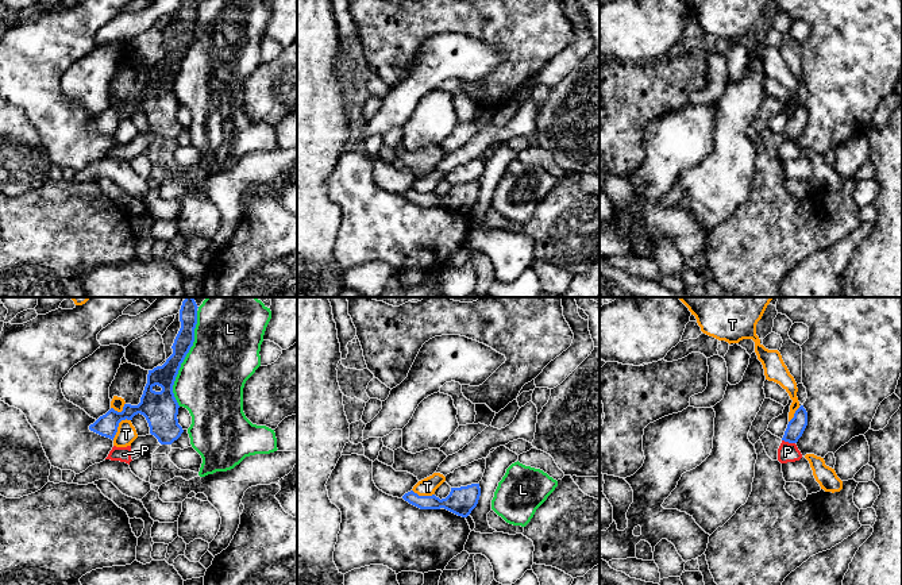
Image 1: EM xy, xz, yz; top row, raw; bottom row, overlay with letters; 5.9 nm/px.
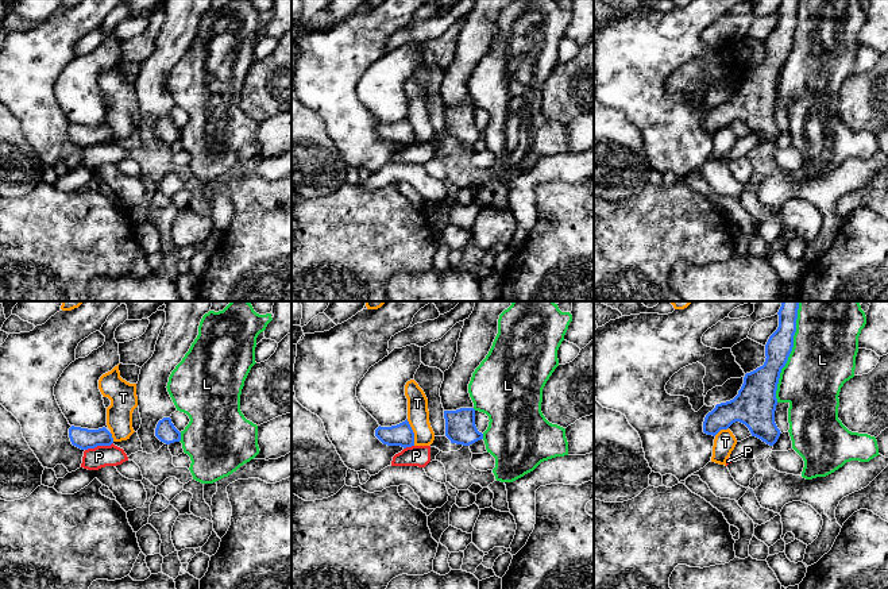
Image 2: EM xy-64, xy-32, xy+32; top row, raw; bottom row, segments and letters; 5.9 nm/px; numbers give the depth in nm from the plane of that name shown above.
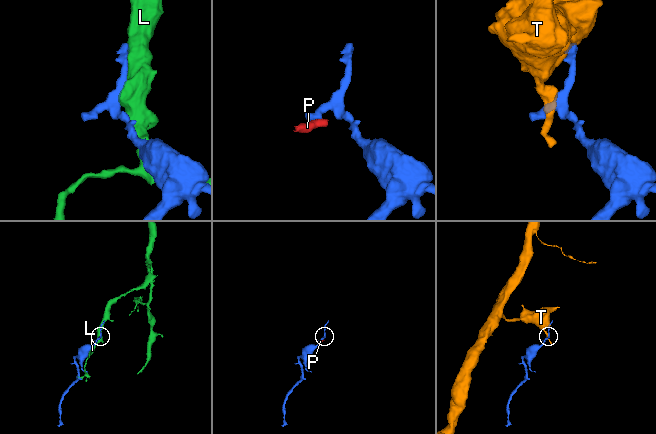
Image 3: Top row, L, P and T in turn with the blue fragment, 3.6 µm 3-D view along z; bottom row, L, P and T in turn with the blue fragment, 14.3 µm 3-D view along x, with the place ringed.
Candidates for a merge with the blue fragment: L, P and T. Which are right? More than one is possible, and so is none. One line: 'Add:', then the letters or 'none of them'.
Add: none of them

